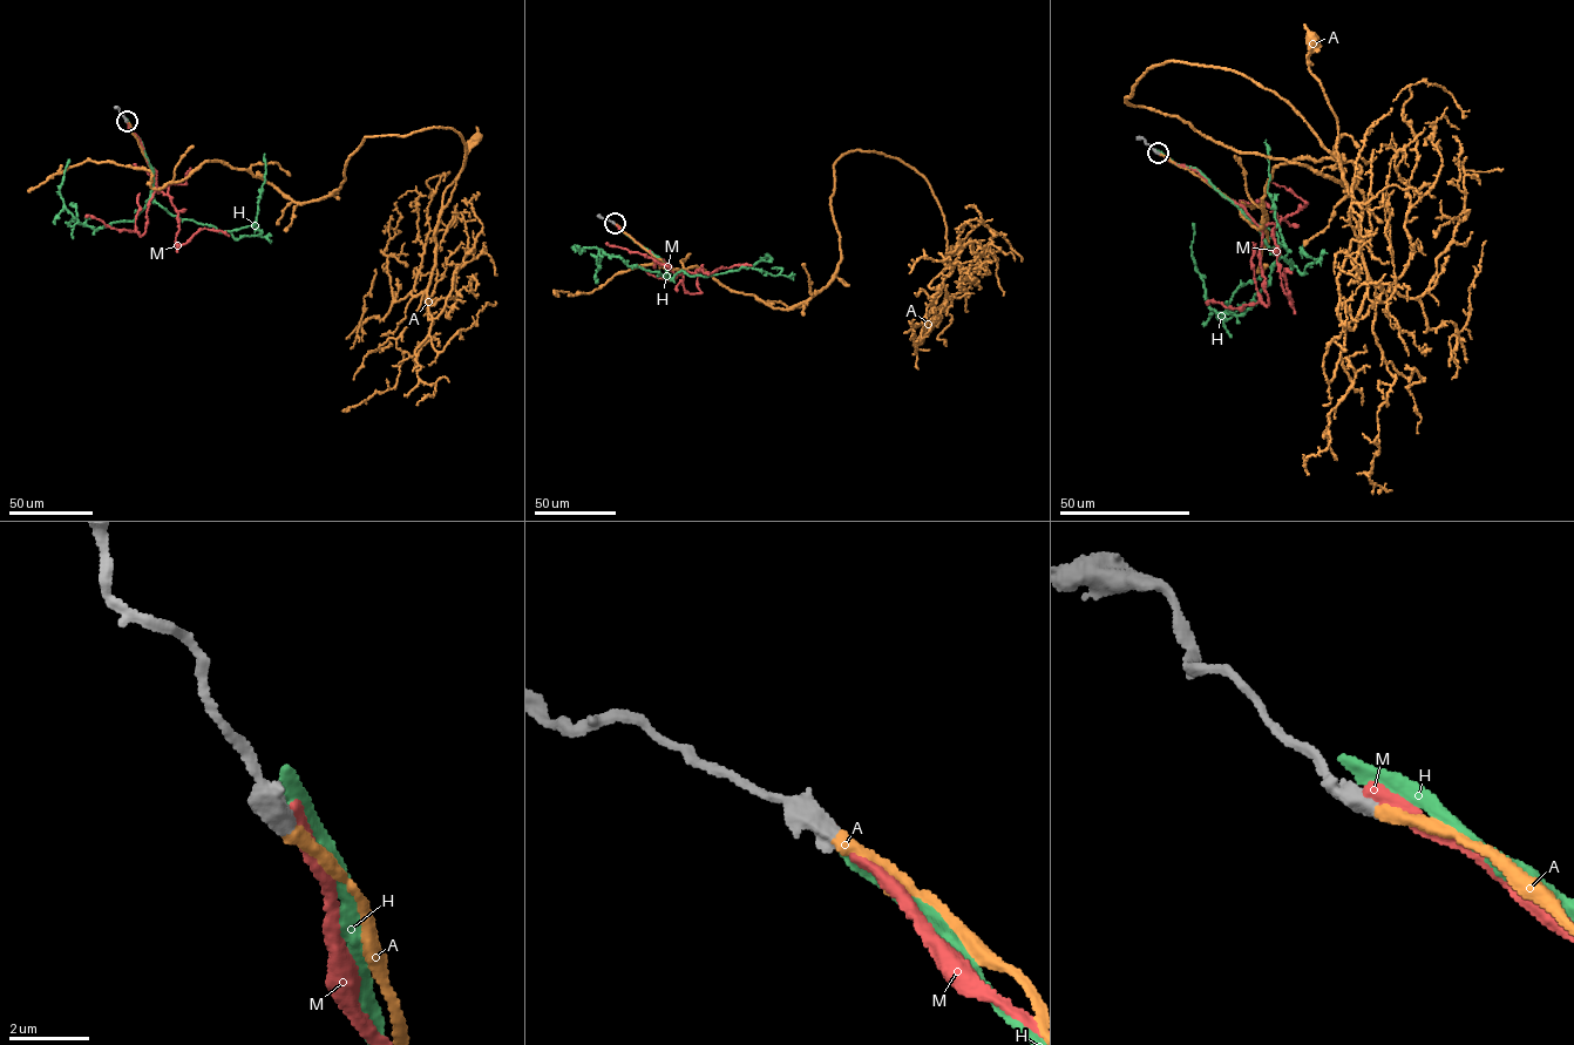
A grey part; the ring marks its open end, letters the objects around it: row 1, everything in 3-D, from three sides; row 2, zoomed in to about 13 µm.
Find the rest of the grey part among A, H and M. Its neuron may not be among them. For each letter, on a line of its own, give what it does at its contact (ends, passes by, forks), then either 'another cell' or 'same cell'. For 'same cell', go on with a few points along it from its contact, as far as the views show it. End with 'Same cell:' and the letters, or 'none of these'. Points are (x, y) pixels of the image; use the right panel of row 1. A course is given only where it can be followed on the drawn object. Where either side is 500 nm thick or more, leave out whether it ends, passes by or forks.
A: same cell | via (1158, 153), (1256, 229), (1279, 165), (1352, 188), (1126, 101), (1223, 68), (1338, 161), (1310, 40)
H: another cell
M: another cell
Same cell: A

